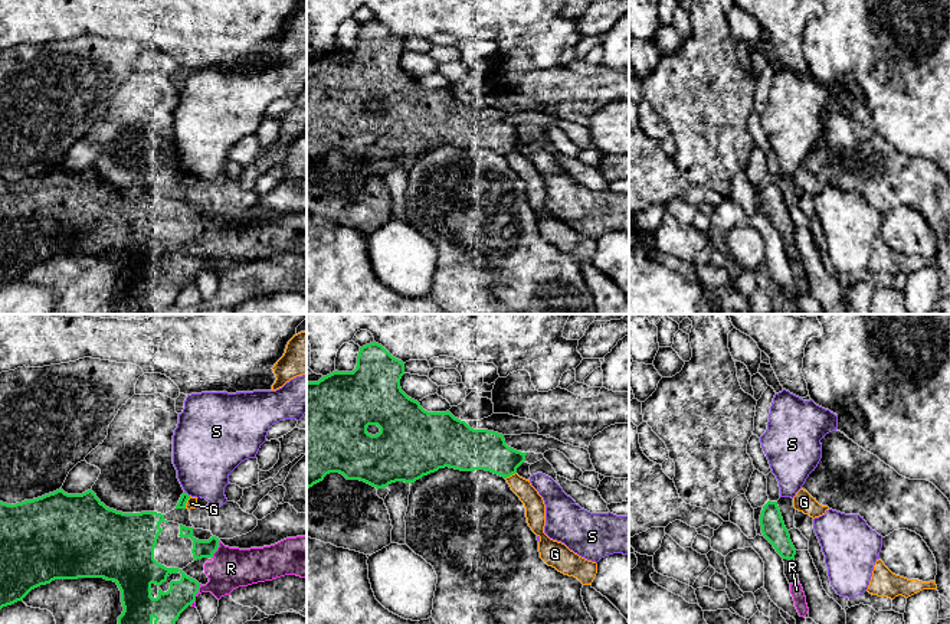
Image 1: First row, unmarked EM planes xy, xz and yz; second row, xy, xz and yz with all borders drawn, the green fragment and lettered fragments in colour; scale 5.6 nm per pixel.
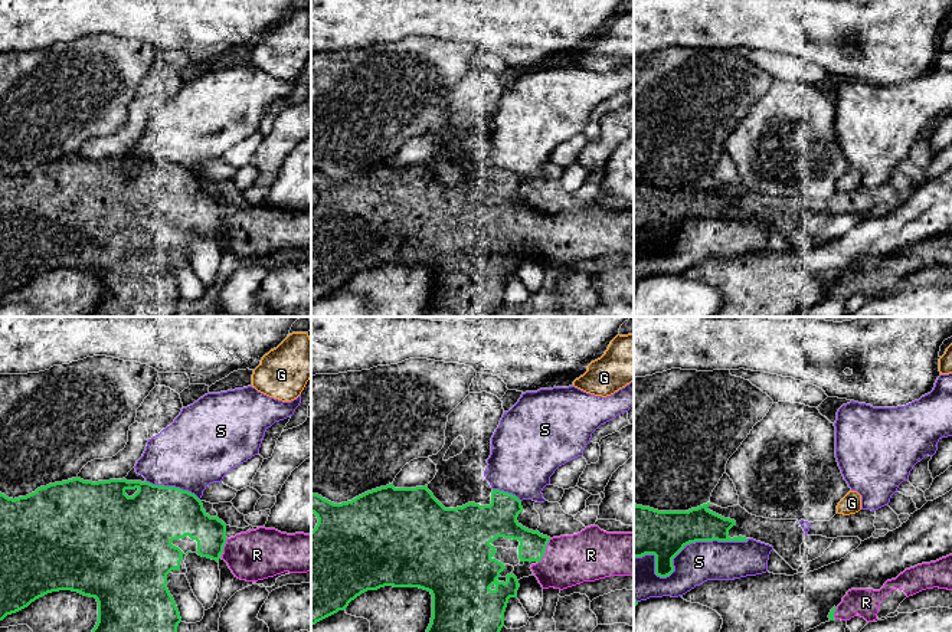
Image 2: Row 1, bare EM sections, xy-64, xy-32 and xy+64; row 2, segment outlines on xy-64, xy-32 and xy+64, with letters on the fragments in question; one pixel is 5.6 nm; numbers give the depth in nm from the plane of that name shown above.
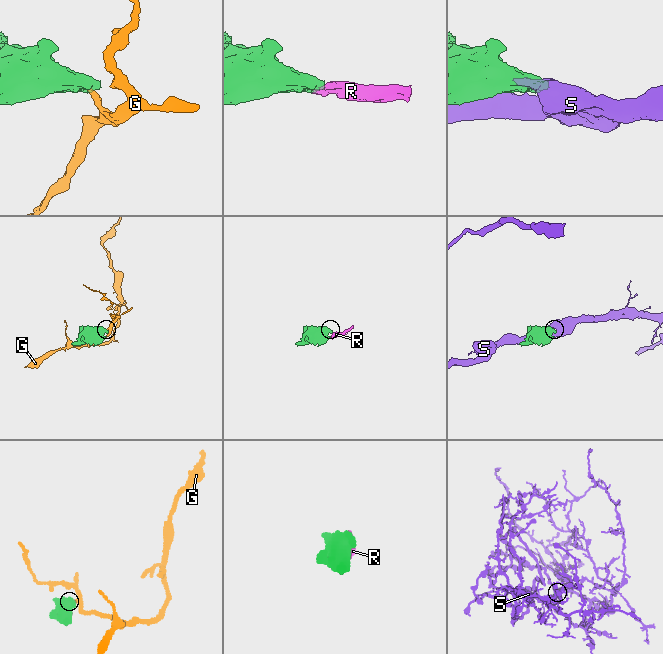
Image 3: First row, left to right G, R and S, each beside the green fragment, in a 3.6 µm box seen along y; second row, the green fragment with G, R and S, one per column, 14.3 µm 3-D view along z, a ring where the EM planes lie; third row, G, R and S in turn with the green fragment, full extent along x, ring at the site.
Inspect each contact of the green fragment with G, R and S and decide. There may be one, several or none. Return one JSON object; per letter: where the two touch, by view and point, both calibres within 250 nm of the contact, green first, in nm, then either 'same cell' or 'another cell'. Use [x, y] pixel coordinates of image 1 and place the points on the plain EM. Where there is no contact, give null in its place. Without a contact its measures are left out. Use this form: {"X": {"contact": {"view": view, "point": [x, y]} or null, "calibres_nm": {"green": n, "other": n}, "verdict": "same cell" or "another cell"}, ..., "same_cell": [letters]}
{"G": {"contact": {"view": "xz", "point": [510, 152]}, "calibres_nm": {"green": 220, "other": 110}, "verdict": "another cell"}, "R": {"contact": {"view": "xy", "point": [216, 226]}, "calibres_nm": {"green": 100, "other": 220}, "verdict": "same cell"}, "S": {"contact": {"view": "xy", "point": [187, 172]}, "calibres_nm": {"green": 50, "other": 360}, "verdict": "another cell"}, "same_cell": ["R"]}

